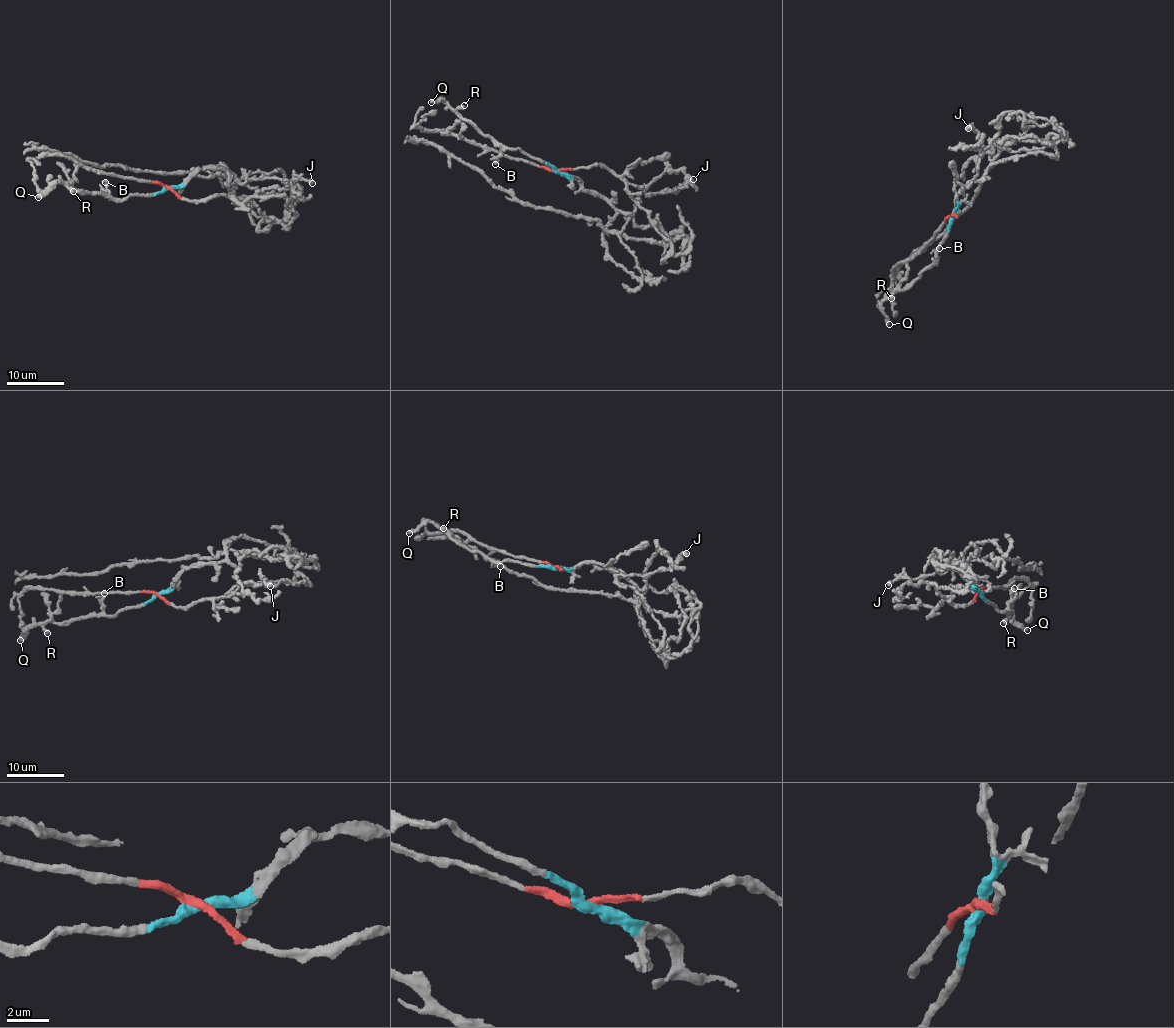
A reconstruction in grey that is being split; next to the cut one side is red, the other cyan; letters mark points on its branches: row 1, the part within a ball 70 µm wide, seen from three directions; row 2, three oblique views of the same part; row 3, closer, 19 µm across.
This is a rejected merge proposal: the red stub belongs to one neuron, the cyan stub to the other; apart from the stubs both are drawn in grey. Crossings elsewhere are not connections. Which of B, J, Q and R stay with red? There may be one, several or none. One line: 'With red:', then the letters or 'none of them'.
With red: J

